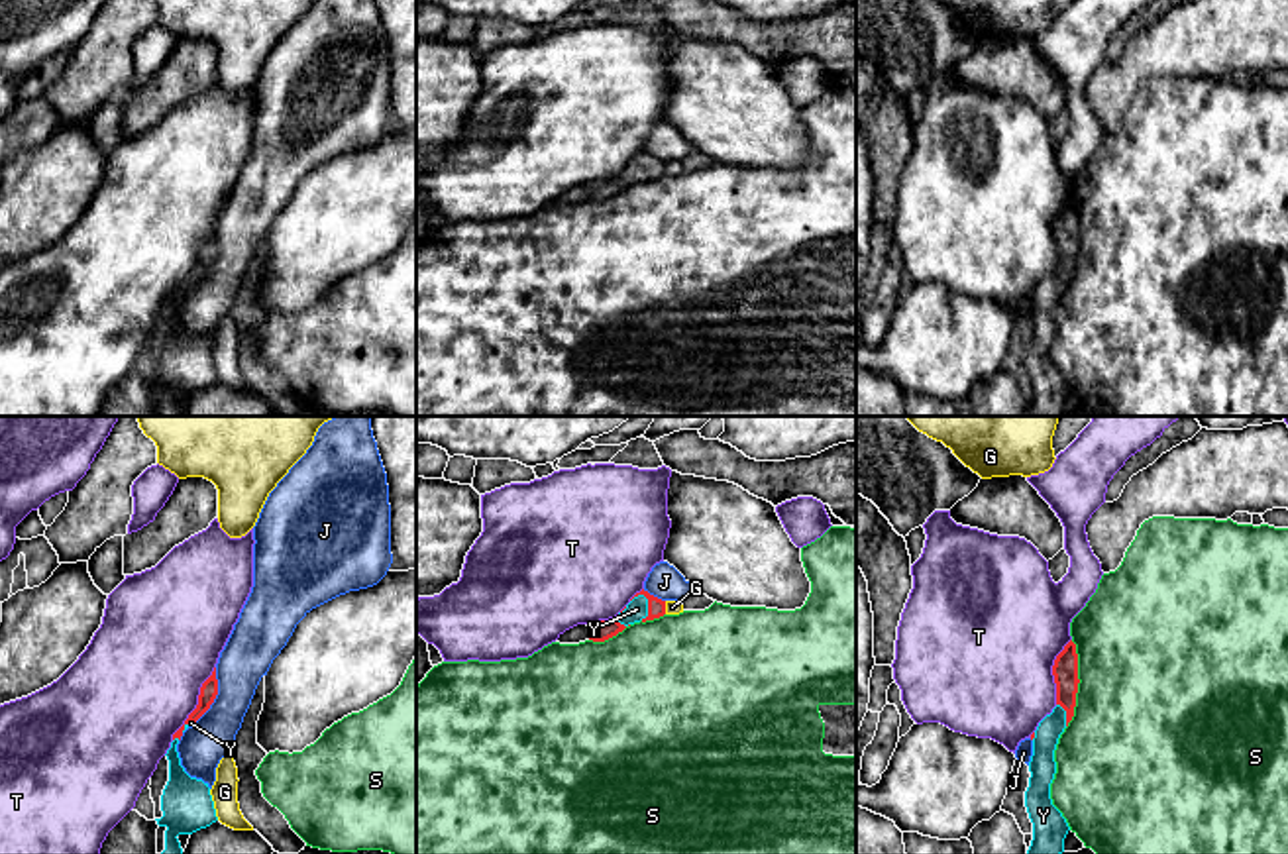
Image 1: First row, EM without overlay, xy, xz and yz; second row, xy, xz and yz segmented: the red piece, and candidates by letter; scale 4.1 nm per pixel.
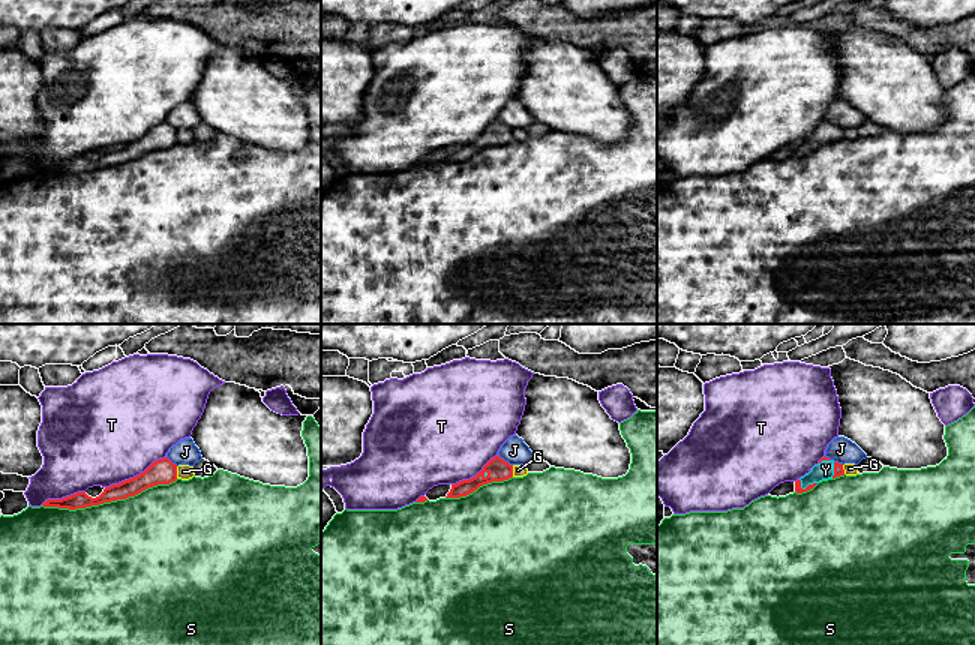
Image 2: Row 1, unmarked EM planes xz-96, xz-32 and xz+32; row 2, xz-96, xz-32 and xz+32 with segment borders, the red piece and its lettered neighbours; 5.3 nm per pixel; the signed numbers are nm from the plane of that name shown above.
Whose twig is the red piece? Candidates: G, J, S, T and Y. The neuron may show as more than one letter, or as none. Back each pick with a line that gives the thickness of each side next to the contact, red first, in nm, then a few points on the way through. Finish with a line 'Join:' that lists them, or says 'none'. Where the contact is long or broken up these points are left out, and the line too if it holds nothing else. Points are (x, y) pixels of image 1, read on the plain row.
Y: Thickness 80 nm (red) against 90 nm. Path across: xz (656, 167), (648, 167), (637, 169)
Join: Y

